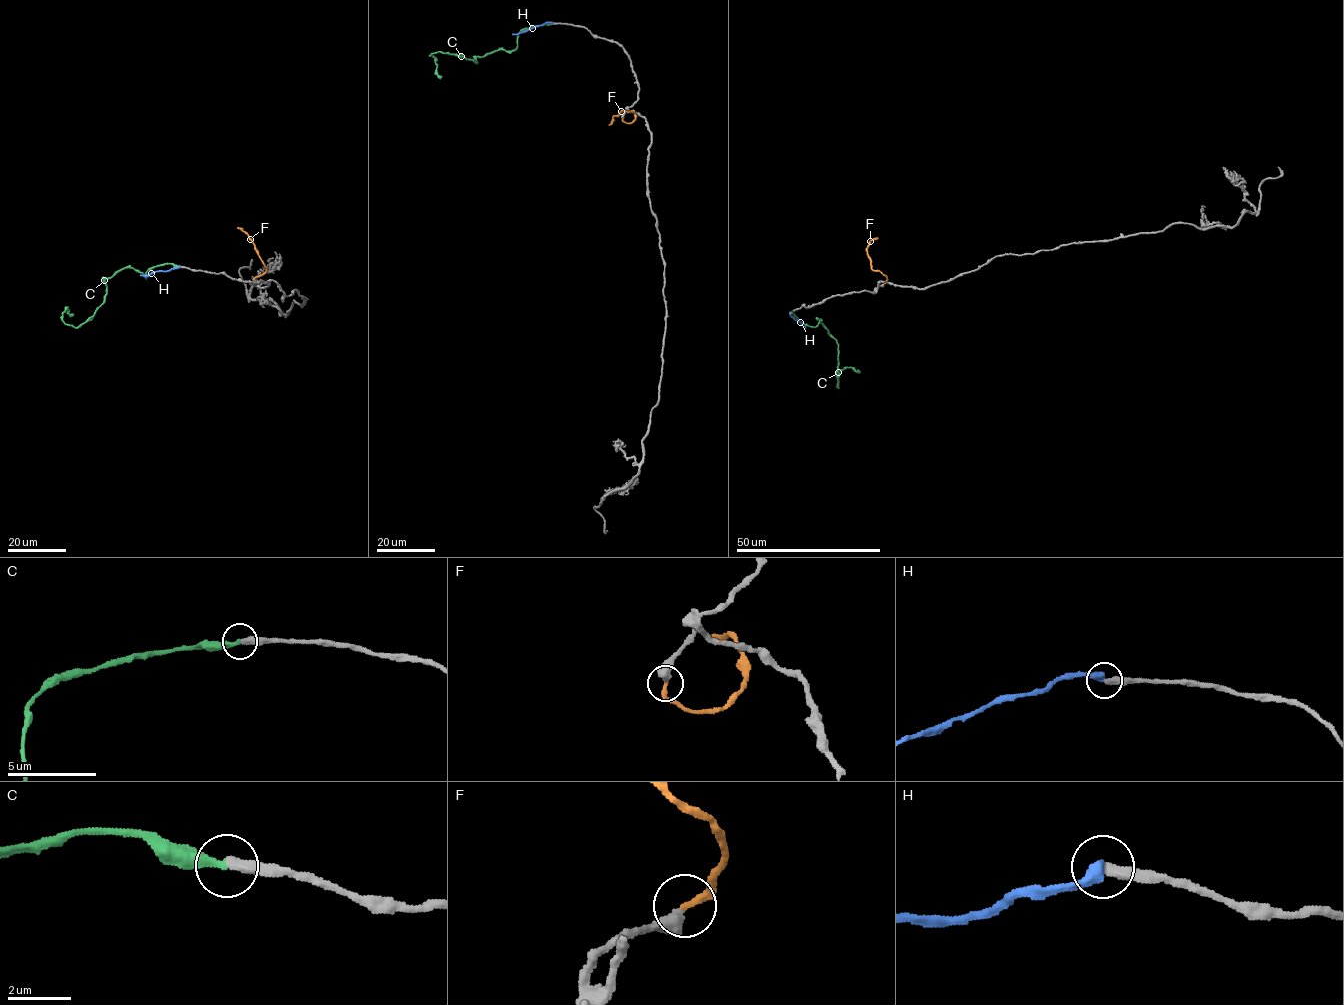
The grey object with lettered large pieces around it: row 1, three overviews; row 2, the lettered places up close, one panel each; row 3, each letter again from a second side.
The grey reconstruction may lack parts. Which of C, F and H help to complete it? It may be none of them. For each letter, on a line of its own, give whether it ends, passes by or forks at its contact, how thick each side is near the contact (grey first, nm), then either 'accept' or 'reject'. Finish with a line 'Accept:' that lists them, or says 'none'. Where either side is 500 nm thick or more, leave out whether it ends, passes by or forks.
C: it ends; calibres 360 and 280 nm; accept
F: it ends; calibres 480 and 240 nm; accept
H: it ends; calibres 340 and 400 nm; reject
Accept: C, F

